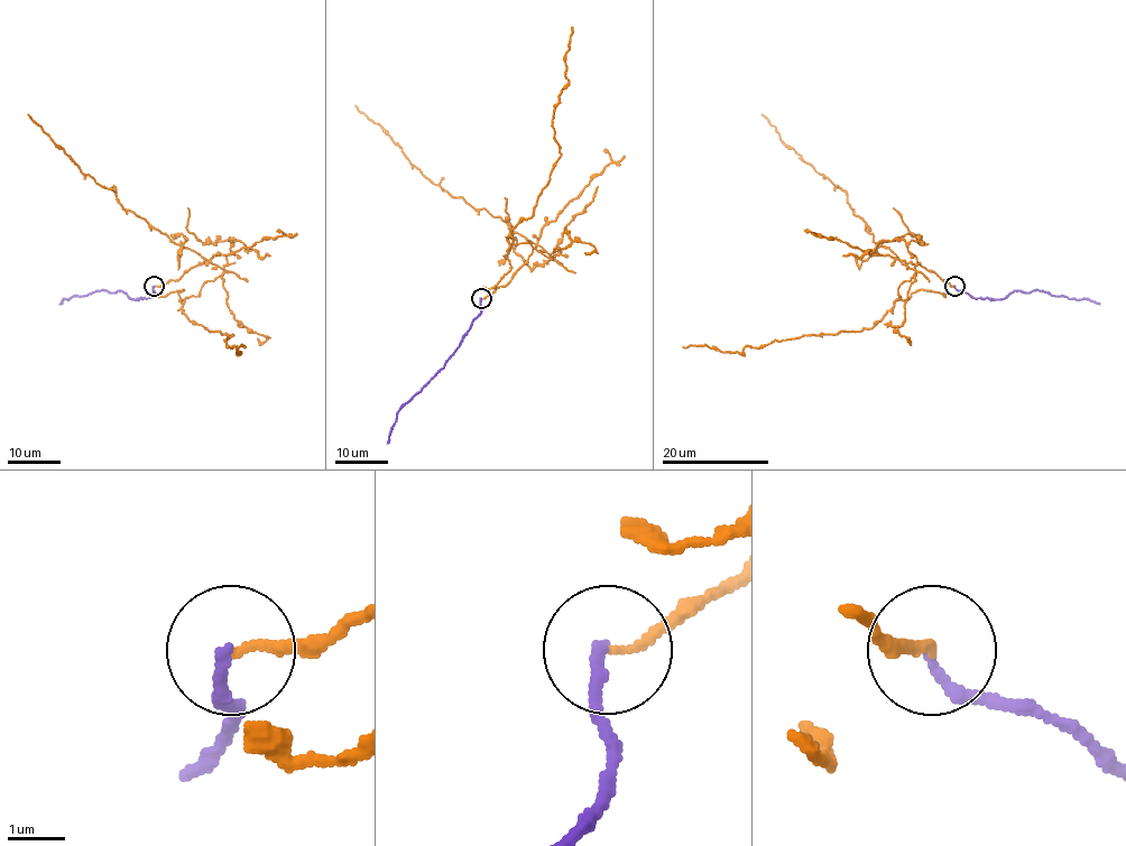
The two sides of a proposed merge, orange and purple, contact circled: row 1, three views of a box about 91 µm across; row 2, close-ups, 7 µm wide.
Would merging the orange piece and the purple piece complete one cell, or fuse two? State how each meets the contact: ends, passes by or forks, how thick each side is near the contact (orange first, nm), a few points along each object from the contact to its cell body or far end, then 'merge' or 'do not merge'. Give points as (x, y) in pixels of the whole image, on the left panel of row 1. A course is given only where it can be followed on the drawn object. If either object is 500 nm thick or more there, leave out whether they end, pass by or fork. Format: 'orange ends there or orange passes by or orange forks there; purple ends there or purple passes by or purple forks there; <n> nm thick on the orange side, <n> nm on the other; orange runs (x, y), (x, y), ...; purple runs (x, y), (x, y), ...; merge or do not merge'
orange ends there; purple ends there; 150 nm thick on the orange side, 190 nm on the other; orange runs (154, 286), (211, 262), (222, 273), (182, 309), (232, 334), (230, 347), (245, 346); purple runs (154, 286), (148, 298), (132, 299), (121, 291), (97, 290), (74, 295), (60, 305); do not merge

